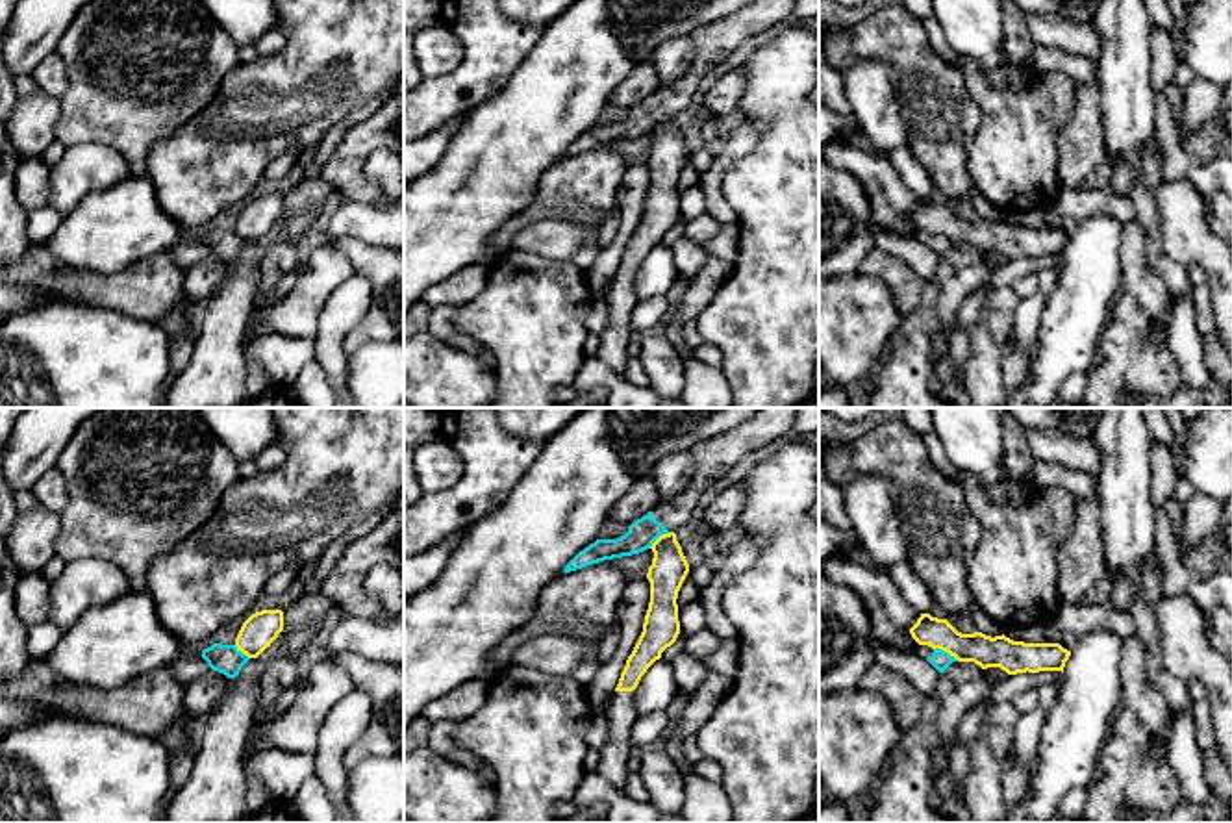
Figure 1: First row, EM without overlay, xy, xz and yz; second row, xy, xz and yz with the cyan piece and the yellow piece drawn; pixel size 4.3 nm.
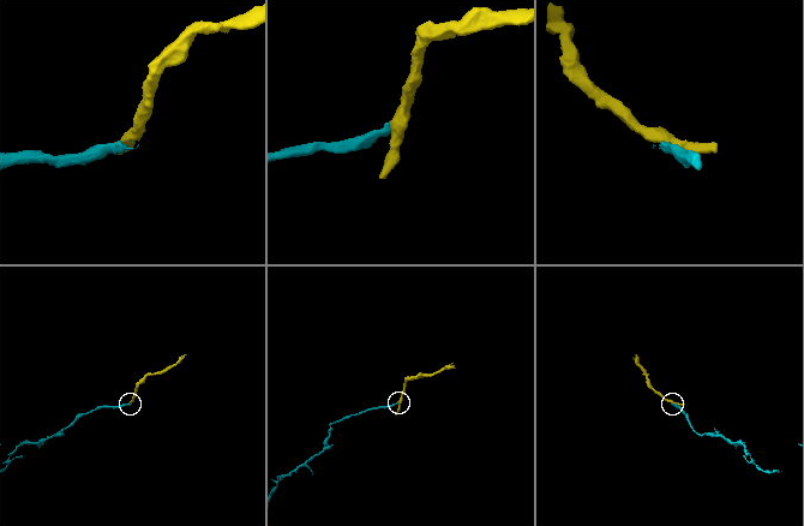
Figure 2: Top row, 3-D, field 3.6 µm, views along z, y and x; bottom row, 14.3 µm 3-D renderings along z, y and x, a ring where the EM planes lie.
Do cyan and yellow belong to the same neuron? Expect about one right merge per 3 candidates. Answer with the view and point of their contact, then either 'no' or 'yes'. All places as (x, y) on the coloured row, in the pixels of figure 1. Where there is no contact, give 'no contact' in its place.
meets cyan in yz at (945, 653); no

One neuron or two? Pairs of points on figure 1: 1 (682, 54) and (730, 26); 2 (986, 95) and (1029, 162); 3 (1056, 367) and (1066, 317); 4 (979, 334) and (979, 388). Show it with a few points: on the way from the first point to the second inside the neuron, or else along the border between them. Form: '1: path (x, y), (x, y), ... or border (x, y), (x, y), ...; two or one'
1: border (690, 36), (693, 58), (688, 69), (671, 84); two
2: path (1003, 112), (1016, 125), (1016, 145); one
3: path (1058, 354), (1066, 345), (1066, 330); one
4: path (979, 347), (979, 375); one

